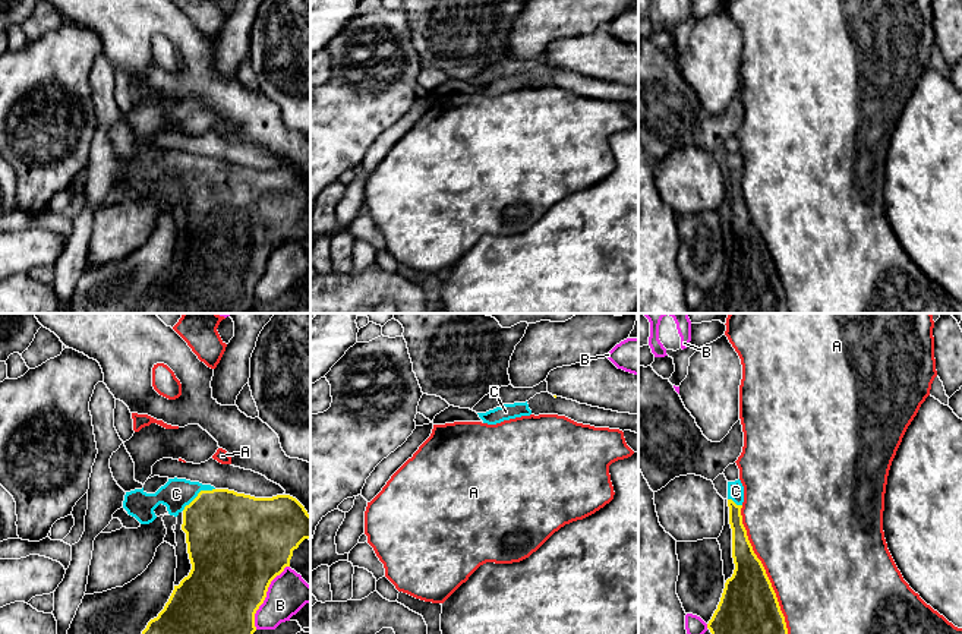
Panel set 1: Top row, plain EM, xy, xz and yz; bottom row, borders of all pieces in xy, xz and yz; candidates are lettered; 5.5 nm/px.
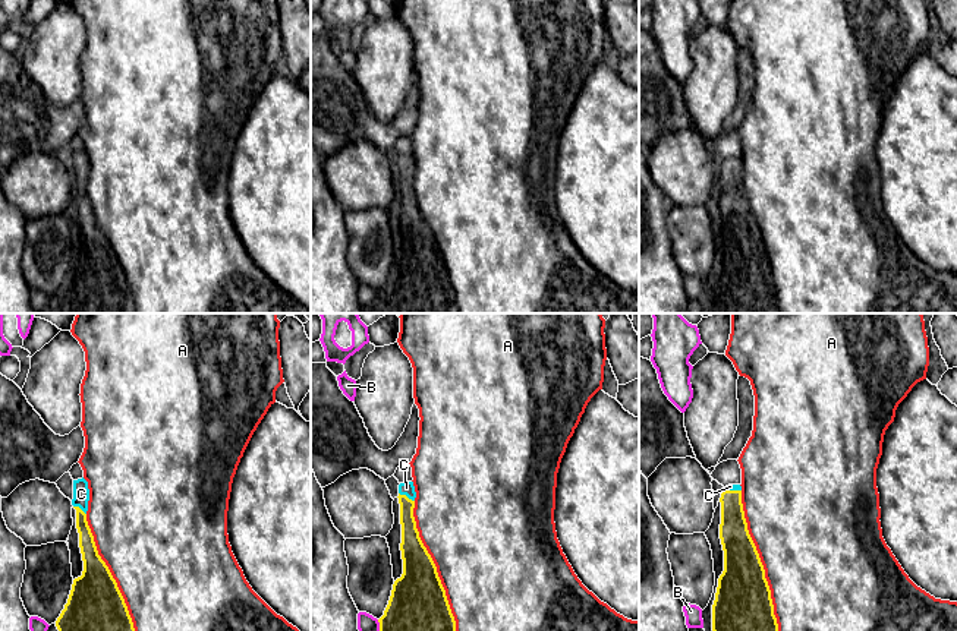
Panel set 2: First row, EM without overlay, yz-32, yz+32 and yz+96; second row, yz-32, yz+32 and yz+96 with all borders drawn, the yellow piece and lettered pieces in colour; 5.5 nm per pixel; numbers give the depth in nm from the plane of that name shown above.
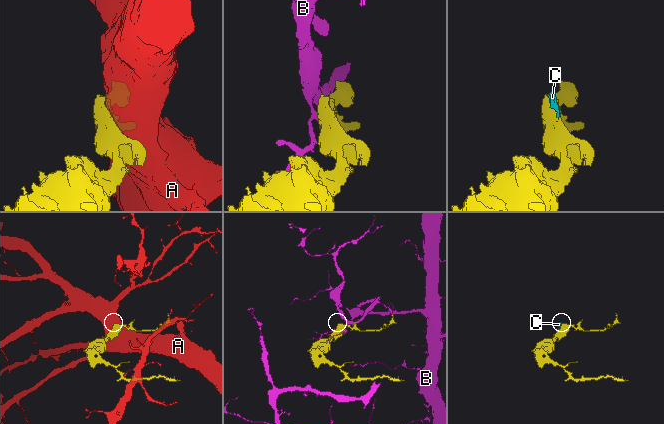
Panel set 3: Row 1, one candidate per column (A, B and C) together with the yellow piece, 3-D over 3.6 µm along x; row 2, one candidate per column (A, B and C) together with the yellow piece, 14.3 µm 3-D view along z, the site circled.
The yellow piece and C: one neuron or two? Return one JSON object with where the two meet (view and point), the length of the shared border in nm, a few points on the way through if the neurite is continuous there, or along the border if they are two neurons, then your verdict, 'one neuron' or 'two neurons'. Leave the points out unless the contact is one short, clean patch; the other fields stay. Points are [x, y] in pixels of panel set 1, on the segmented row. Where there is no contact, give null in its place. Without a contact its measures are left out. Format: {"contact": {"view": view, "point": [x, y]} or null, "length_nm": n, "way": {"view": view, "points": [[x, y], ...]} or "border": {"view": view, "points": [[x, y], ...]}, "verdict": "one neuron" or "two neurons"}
{"contact": {"view": "xy", "point": [198, 494]}, "length_nm": 220, "verdict": "one neuron"}

